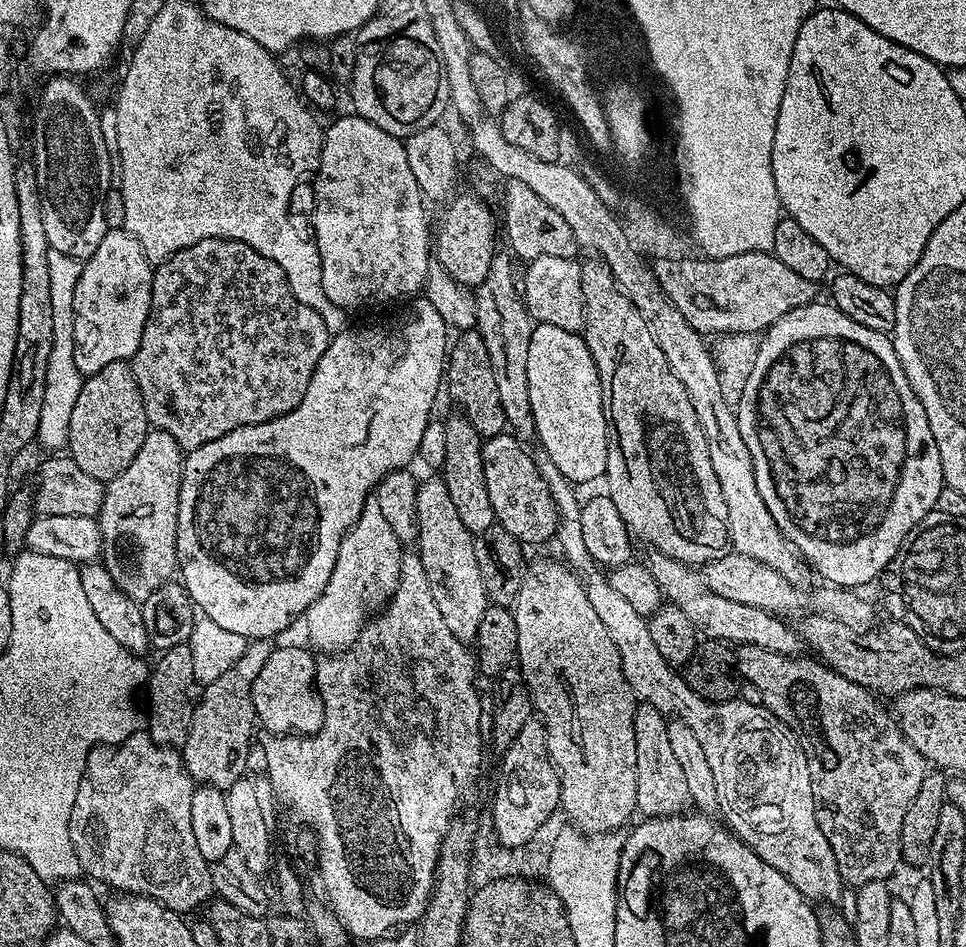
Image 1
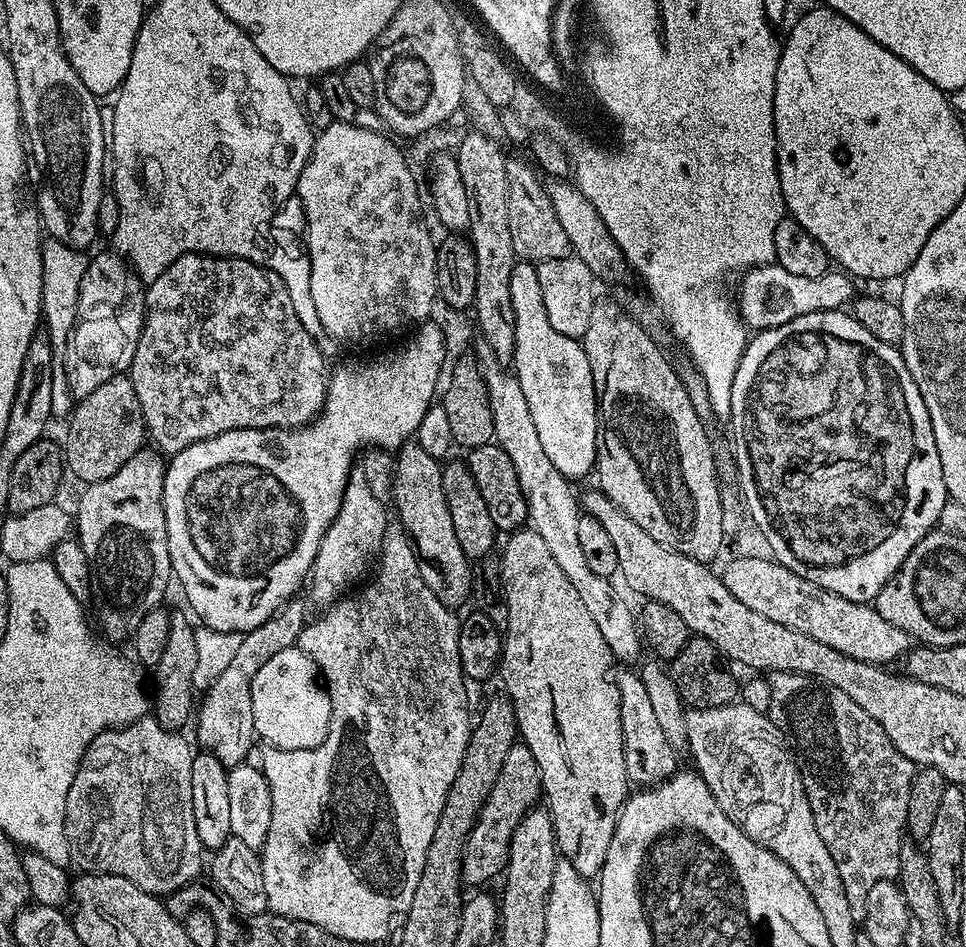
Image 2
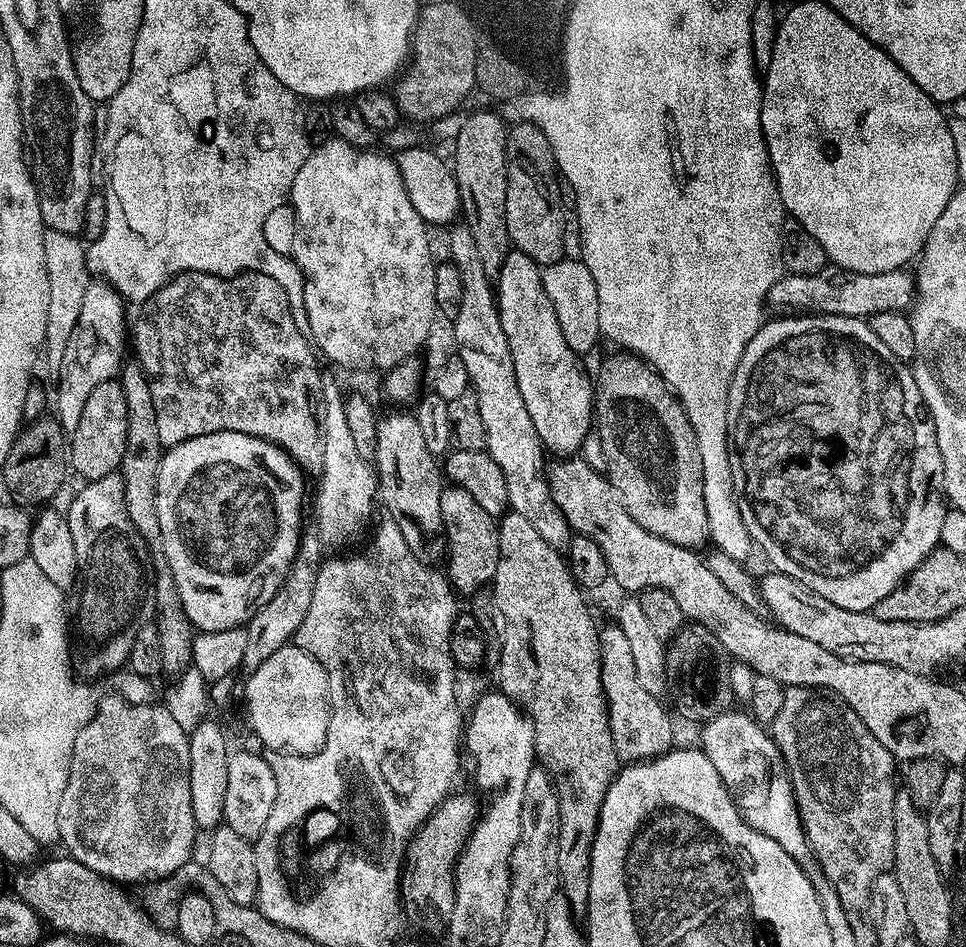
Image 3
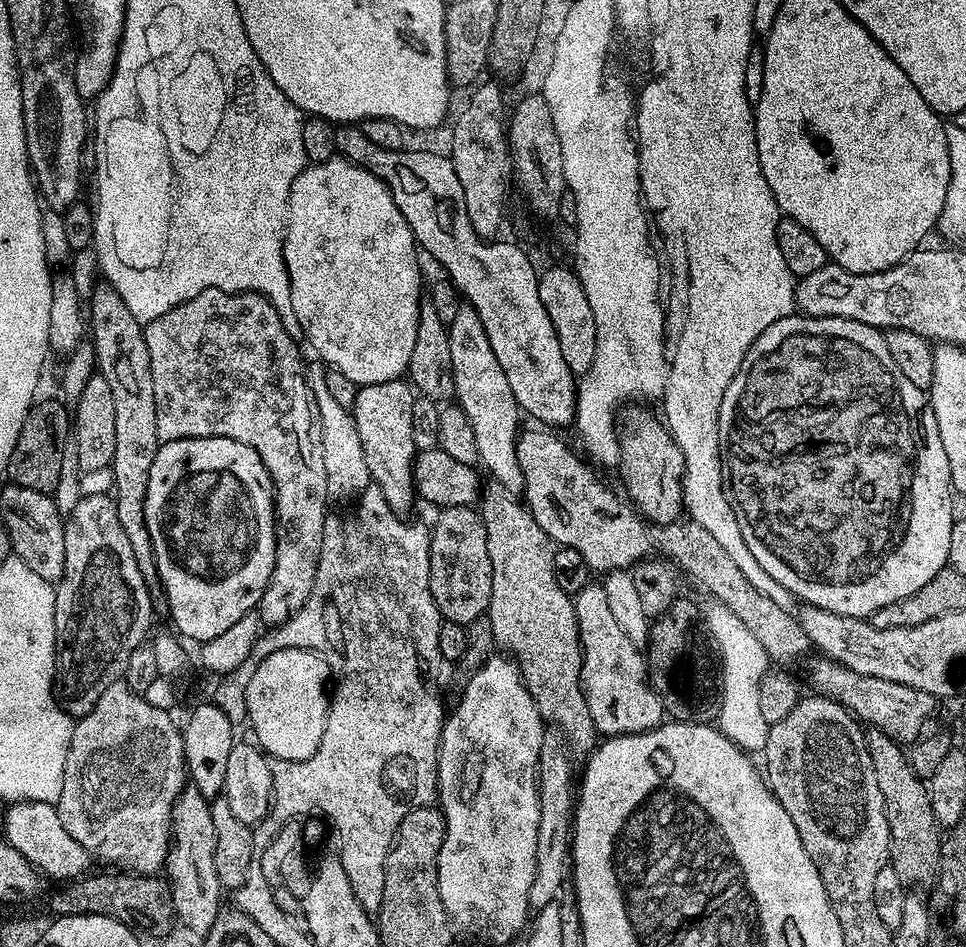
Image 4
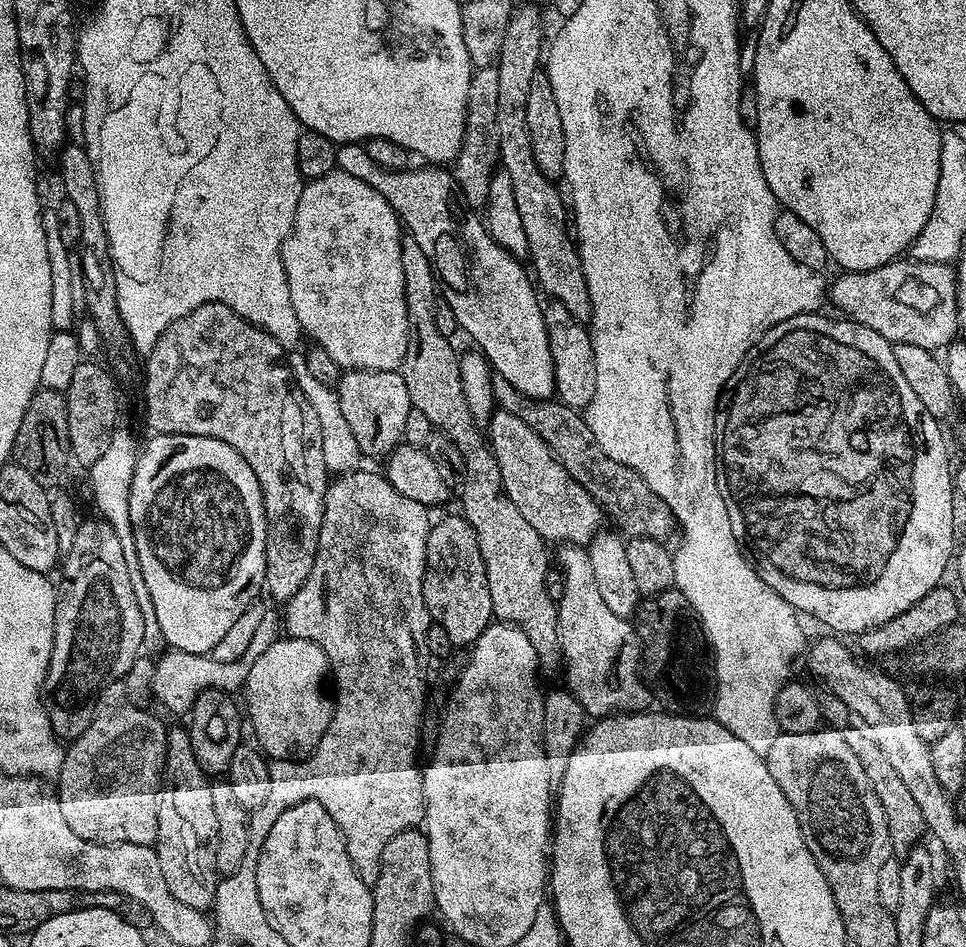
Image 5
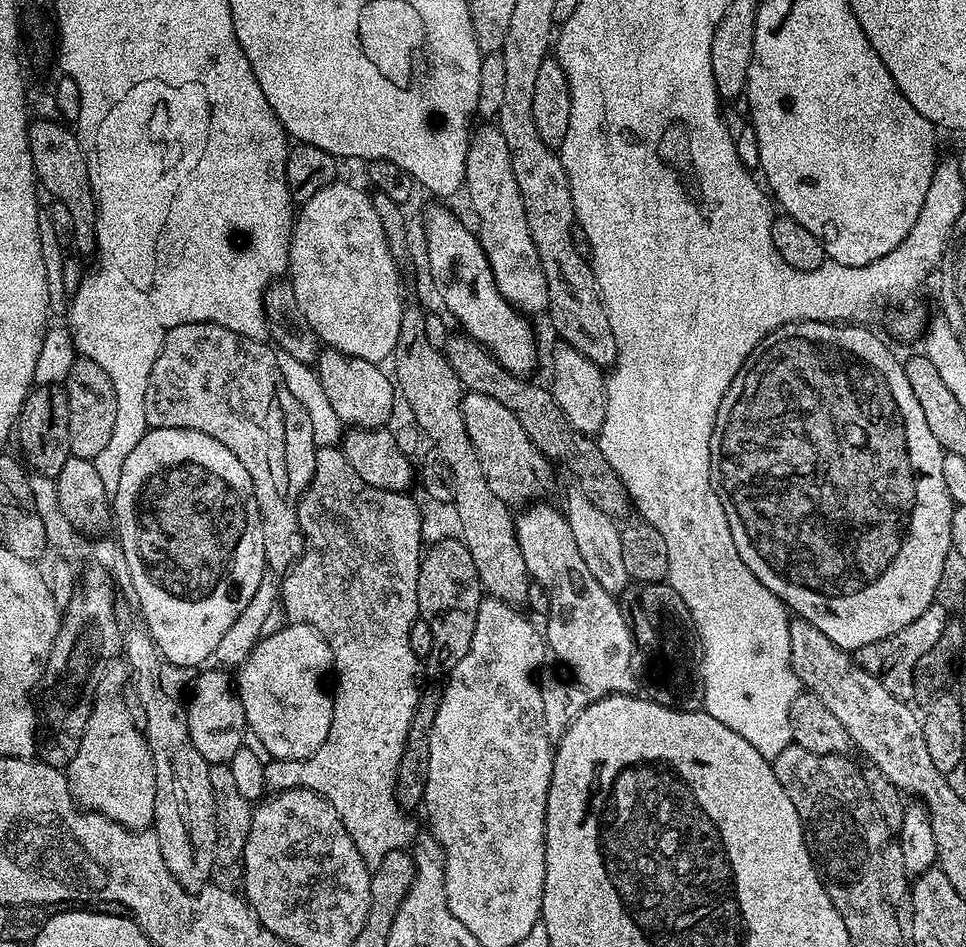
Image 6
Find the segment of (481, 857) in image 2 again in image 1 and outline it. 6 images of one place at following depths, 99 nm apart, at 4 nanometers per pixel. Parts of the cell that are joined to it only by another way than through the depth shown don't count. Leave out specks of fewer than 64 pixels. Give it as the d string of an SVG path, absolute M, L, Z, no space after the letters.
M533 718L518 730L518 738L502 754L500 777L496 780L496 793L492 796L491 831L495 843L516 848L530 841L538 826L546 821L555 808L560 807L560 775L548 757L548 743L544 722Z

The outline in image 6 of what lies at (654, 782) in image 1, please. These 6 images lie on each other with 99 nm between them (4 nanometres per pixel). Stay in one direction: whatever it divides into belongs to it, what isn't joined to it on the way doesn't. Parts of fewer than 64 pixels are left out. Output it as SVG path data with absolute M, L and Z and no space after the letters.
M532 502L523 509L524 512L515 517L516 537L522 556L526 558L529 577L543 586L549 596L549 612L546 615L546 648L569 668L571 679L588 691L589 697L627 696L635 693L636 676L632 673L632 656L634 657L634 641L632 630L626 619L626 612L618 603L613 593L602 590L598 586L598 578L590 574L590 566L586 566L578 542L574 542L568 520L559 507L550 508L546 502Z

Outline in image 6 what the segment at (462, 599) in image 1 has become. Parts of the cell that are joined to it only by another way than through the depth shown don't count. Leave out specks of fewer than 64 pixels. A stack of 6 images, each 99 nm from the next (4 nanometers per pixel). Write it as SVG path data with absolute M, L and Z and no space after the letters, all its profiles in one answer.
M325 347L314 367L322 382L322 390L326 390L326 398L330 398L330 406L334 414L338 414L341 424L358 428L383 428L389 423L387 420L392 416L396 400L398 404L398 389L393 377L389 373L387 376L381 365Z

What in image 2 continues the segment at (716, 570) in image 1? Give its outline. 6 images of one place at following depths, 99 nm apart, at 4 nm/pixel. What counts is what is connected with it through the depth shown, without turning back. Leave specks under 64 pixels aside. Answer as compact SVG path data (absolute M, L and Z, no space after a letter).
M740 556L730 561L722 571L726 590L730 590L738 602L750 606L750 610L770 618L770 622L790 626L790 630L798 630L798 634L826 642L826 646L834 646L834 650L870 664L891 665L888 664L891 660L898 659L900 655L901 659L913 647L914 640L908 632L894 626L894 622L886 622L871 603L850 602L794 574L794 570L782 566L774 558L767 559Z

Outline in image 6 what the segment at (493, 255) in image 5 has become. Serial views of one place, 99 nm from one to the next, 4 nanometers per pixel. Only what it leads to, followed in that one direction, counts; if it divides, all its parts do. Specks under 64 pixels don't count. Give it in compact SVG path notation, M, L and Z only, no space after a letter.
M429 207L425 236L428 243L429 272L442 292L447 315L453 316L468 336L494 357L506 371L523 377L536 364L536 336L528 325L529 317L509 304L499 292L490 262L477 233L444 208Z

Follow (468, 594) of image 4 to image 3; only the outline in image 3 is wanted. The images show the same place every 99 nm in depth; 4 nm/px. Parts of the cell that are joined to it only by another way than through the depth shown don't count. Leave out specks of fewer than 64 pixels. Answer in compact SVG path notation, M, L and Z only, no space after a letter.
M455 486L445 487L441 491L440 505L442 506L442 526L444 527L442 540L446 545L446 556L448 552L448 572L446 571L446 579L449 585L457 593L468 592L467 594L475 594L487 589L496 578L496 567L498 566L498 558L500 557L498 554L500 525L497 517L486 514L486 510L482 510L482 506L478 506L478 502L474 502L474 498L470 498L470 494L466 494L466 490Z

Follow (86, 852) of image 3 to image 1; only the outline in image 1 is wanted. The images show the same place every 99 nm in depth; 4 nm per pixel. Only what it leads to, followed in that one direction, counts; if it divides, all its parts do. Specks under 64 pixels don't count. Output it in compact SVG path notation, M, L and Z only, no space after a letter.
M147 731L134 733L111 750L93 748L78 782L78 794L74 794L74 810L70 810L68 823L81 873L93 881L109 884L112 890L149 896L181 914L203 909L213 899L214 889L210 862L202 858L198 842L194 842L194 829L190 827L193 791L194 781L186 770L183 755L177 749L151 740Z

